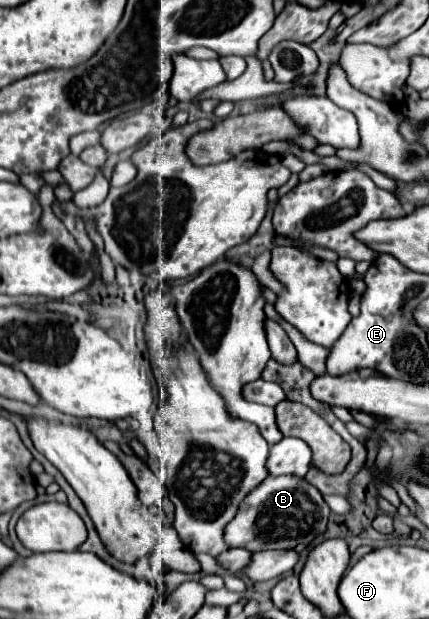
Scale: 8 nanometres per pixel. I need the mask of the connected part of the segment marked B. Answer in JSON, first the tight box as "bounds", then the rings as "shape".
{"bounds":[225,476,329,552],"shape":[[[269,476],[241,504],[237,516],[225,528],[225,542],[231,548],[247,548],[251,552],[271,548],[309,546],[327,530],[329,506],[323,494],[299,476]]]}

